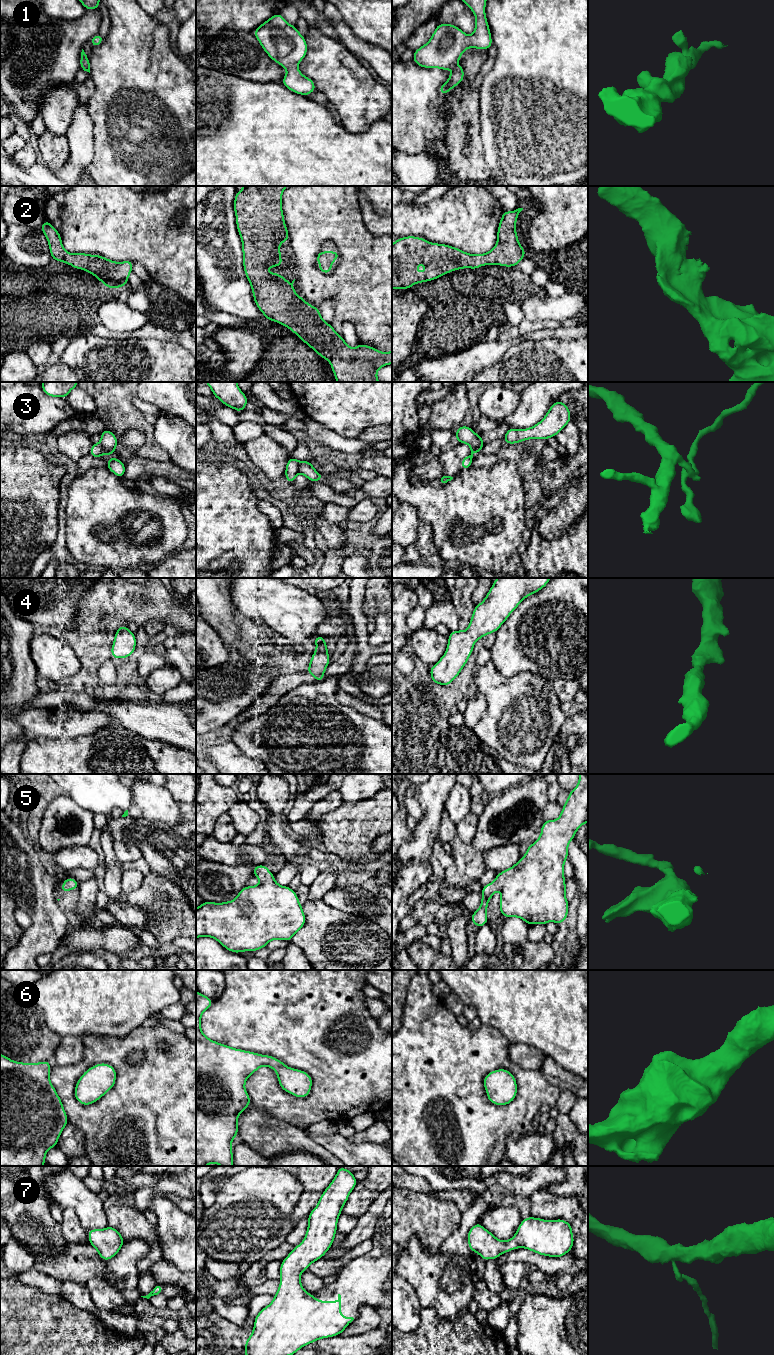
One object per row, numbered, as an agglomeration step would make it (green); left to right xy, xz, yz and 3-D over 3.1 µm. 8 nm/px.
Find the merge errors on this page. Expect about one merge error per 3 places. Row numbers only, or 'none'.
3

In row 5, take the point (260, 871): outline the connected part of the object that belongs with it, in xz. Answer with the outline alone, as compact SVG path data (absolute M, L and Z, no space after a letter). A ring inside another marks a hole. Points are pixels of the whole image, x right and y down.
M267 865L253 866L253 873L260 883L243 887L234 900L223 903L204 901L196 908L196 939L208 936L233 953L254 953L266 948L271 940L290 942L305 925L306 916L296 892L289 886L279 885Z

